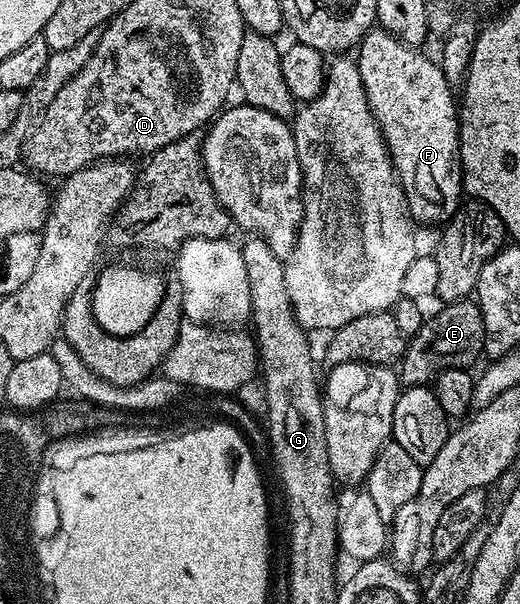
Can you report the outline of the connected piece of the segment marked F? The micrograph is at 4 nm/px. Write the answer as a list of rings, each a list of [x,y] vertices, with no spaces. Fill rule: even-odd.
[[[372,29],[359,42],[357,62],[361,85],[369,101],[369,109],[383,130],[383,140],[395,167],[395,177],[403,186],[403,196],[407,199],[407,211],[412,220],[419,223],[443,225],[461,206],[464,198],[463,171],[459,168],[459,118],[457,99],[451,96],[452,84],[448,83],[440,64],[433,58],[426,59],[422,50],[402,43],[397,37],[382,29]]]

